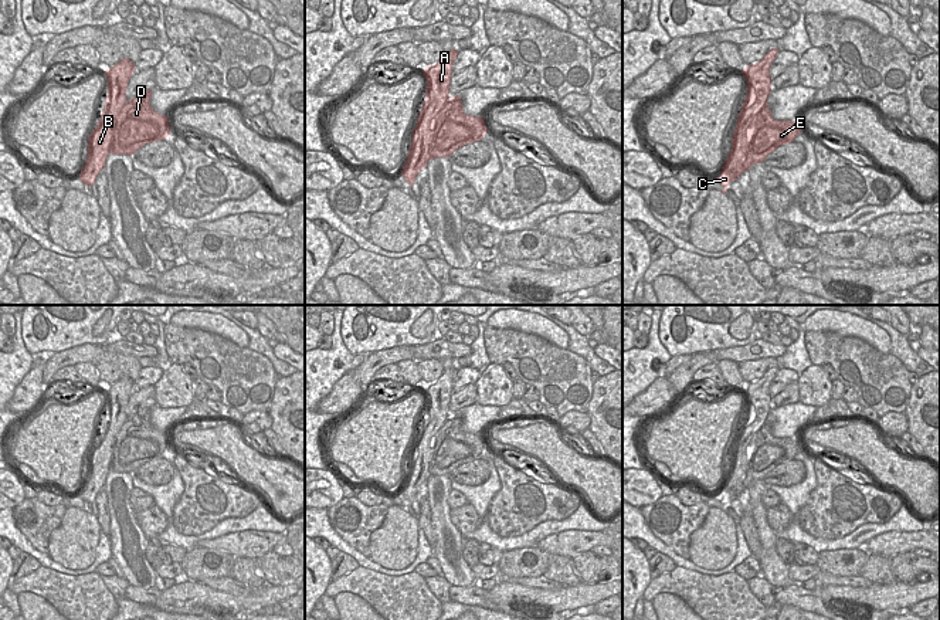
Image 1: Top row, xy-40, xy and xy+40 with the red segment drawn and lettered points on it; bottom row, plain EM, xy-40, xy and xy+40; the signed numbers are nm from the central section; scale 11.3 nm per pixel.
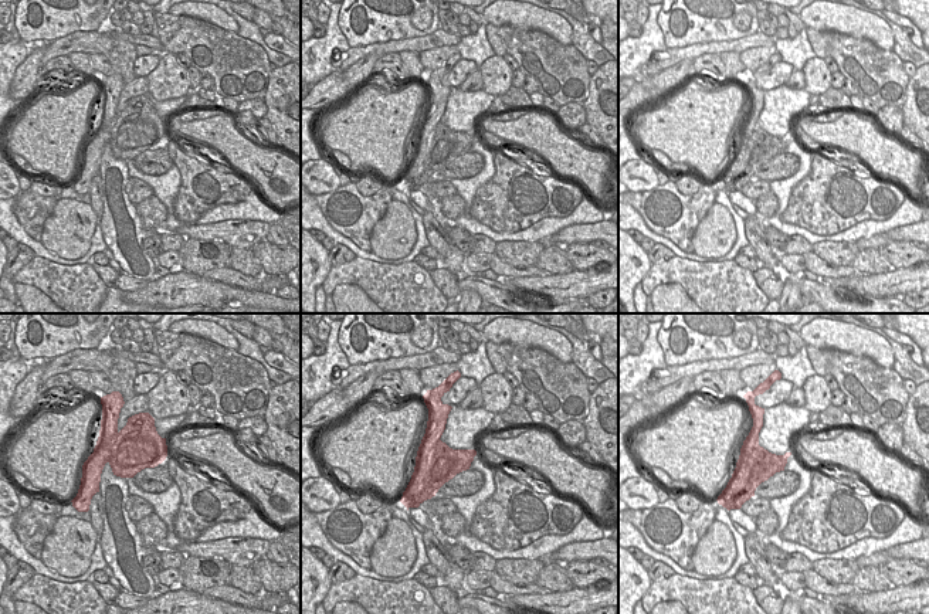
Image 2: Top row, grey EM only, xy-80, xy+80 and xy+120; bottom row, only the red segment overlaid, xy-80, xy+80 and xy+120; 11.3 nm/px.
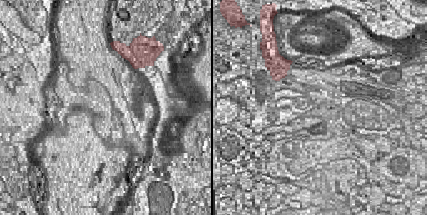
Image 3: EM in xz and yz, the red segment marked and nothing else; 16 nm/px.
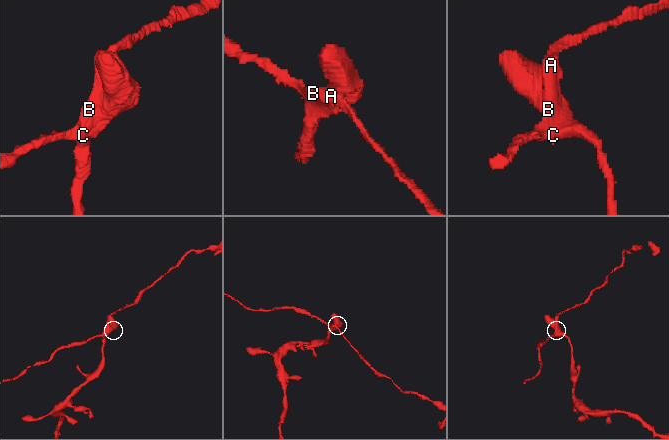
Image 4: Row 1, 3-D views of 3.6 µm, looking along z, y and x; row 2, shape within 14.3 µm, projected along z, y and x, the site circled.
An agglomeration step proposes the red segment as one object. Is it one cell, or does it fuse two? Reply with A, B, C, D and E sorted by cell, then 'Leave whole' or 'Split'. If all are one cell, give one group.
Groups: A B C / D E. Split

